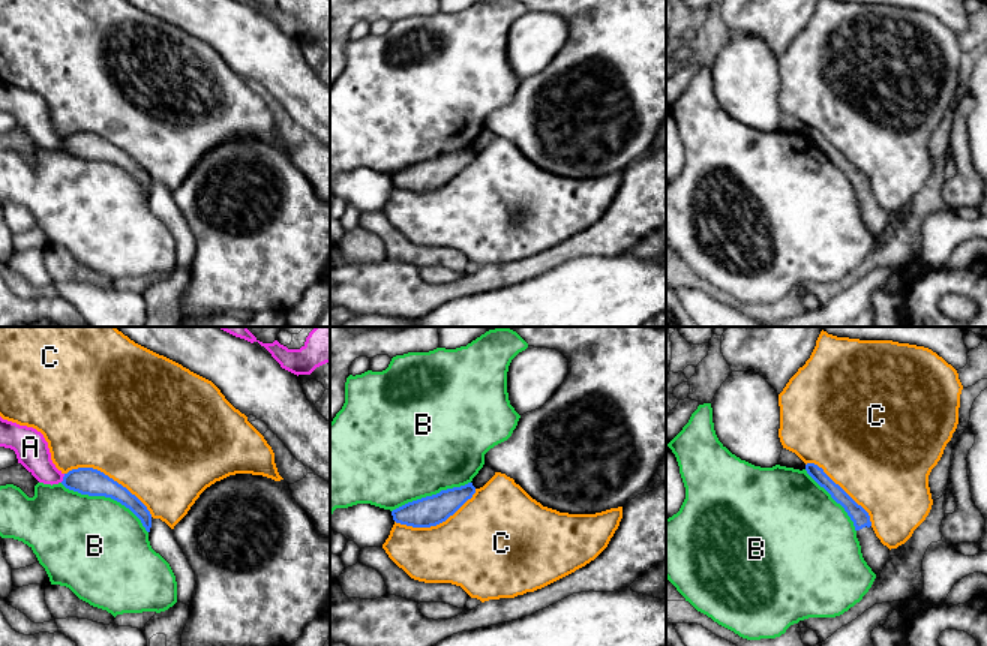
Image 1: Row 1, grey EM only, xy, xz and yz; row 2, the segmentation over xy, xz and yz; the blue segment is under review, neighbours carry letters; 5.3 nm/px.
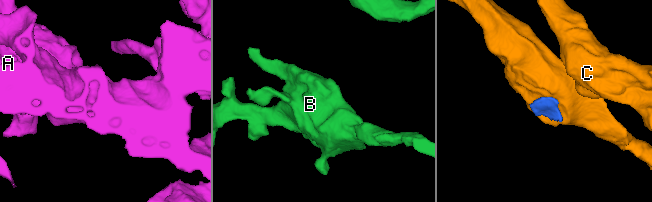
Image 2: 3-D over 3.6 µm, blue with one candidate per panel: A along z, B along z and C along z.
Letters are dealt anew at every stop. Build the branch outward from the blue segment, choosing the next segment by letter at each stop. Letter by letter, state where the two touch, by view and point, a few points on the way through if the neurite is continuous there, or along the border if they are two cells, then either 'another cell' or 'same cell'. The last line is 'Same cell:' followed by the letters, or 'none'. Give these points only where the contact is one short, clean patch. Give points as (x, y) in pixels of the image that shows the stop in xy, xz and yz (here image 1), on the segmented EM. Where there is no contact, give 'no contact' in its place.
A: meets blue in xy at (63, 478); border along xy (65, 474), (60, 481); another cell
B: meets blue in xy at (107, 496); another cell
C: meets blue in xy at (108, 477); another cell
Same cell: none

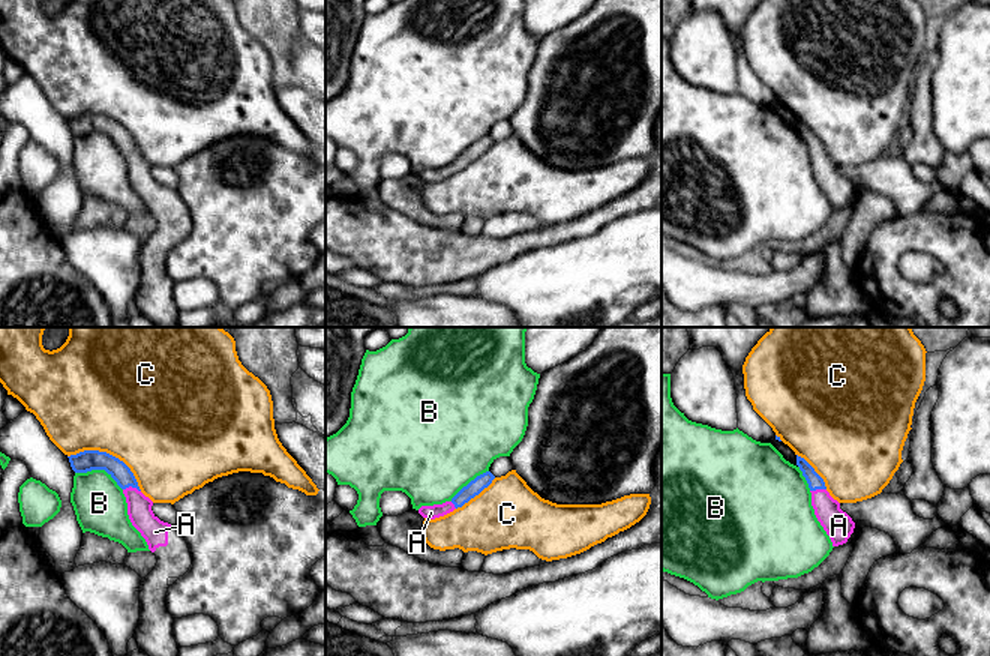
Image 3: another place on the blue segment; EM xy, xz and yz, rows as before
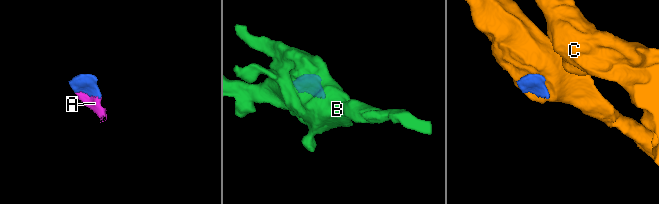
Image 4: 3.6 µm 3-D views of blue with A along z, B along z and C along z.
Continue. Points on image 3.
A: meets blue in xy at (132, 487); runs through xy (95, 460), (107, 461), (132, 487), (140, 514), (152, 529); same cell
B: meets blue in xy at (99, 469); another cell
C: meets blue in xy at (108, 454); another cell
Same cell: A

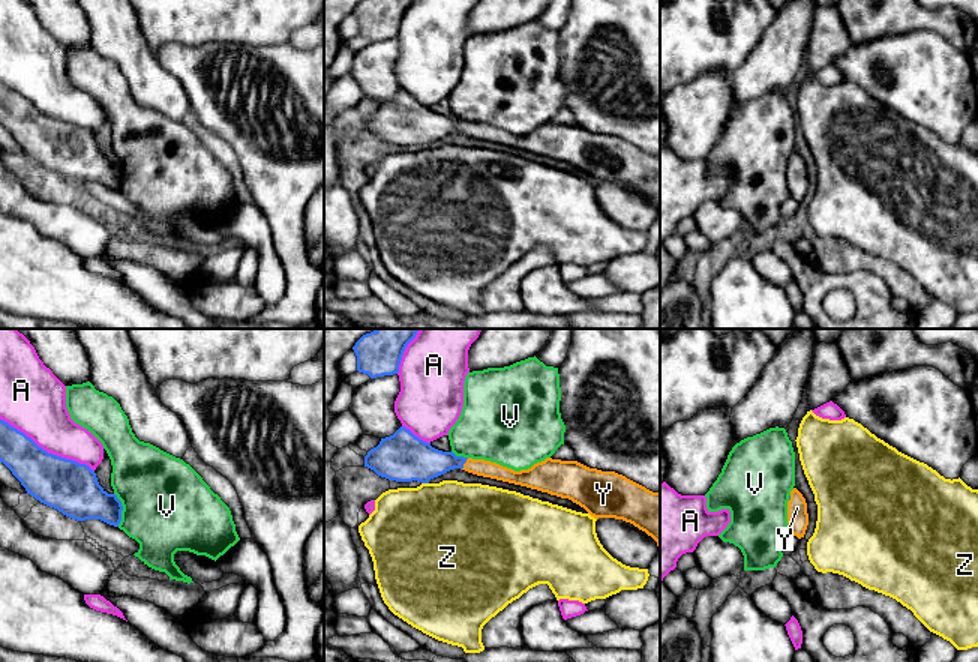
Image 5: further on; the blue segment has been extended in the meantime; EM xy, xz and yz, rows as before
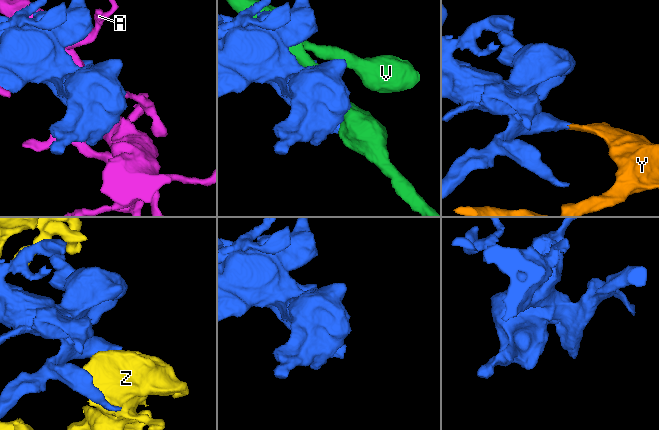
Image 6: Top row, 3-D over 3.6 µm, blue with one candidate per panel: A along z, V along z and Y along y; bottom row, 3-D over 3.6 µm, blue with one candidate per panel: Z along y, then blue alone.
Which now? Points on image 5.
A: meets blue in xy at (45, 451); another cell
V: meets blue in xy at (122, 509); another cell
Y: meets blue in xz at (464, 463); same cell
Z: meets blue in xz at (425, 482); another cell
Same cell: Y

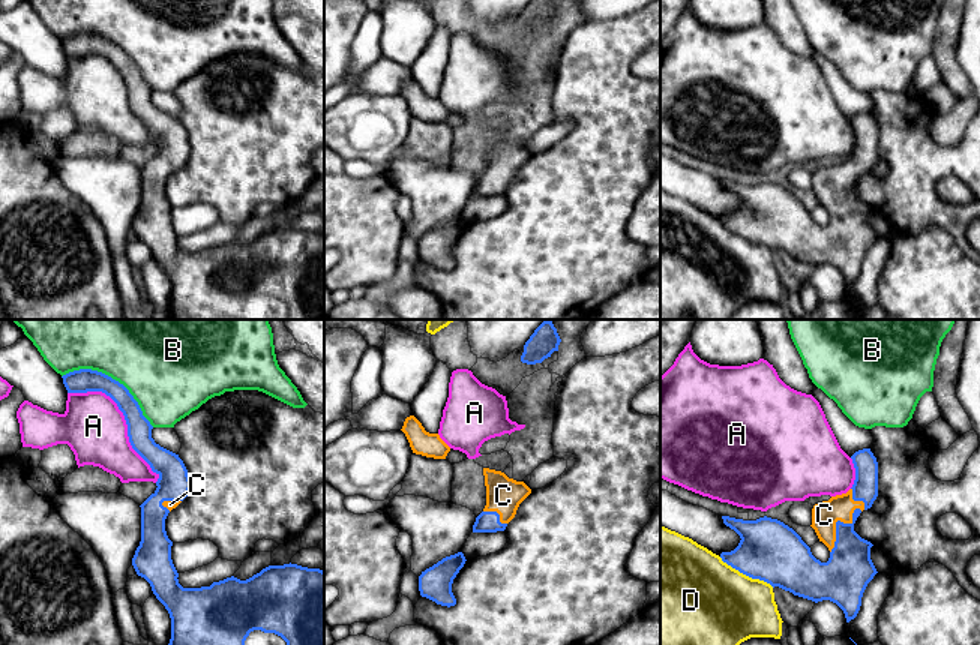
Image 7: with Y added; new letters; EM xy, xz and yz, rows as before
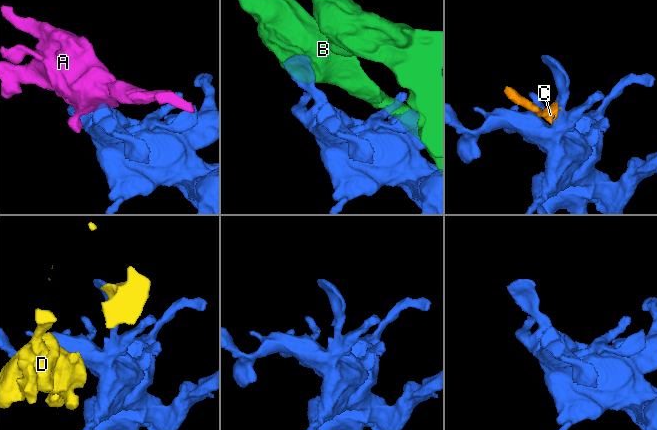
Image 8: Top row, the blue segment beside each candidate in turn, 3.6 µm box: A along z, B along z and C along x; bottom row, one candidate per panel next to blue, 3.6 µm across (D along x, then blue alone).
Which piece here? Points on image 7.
A: meets blue in xy at (125, 419); another cell
B: meets blue in xy at (111, 378); another cell
C: meets blue in yz at (853, 521); runs through yz (850, 567), (853, 521), (830, 519), (824, 515); same cell
D: meets blue in yz at (746, 575); another cell
Same cell: C

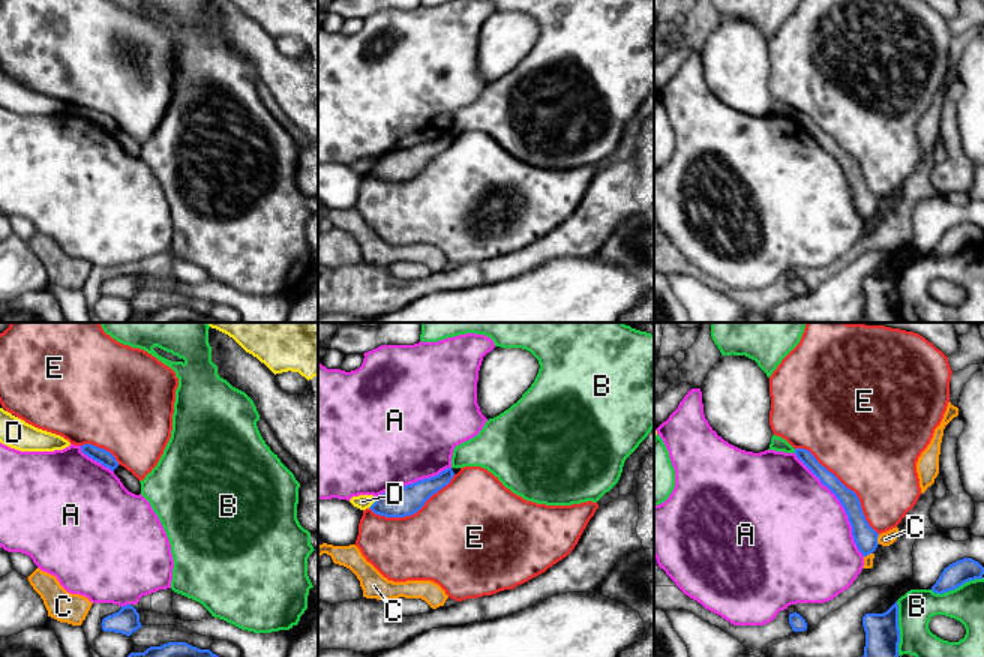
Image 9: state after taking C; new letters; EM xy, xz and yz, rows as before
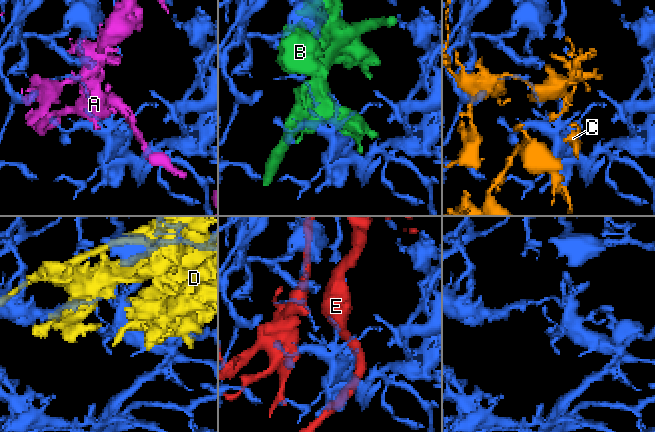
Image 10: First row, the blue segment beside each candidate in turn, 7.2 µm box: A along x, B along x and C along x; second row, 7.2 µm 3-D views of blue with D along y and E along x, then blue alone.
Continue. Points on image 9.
A: meets blue in yz at (842, 504); another cell
B: meets blue in yz at (899, 629); another cell
C: meets blue in yz at (876, 539); another cell
D: meets blue in xz at (374, 503); another cell
E: meets blue in yz at (845, 486); another cell
Same cell: none

